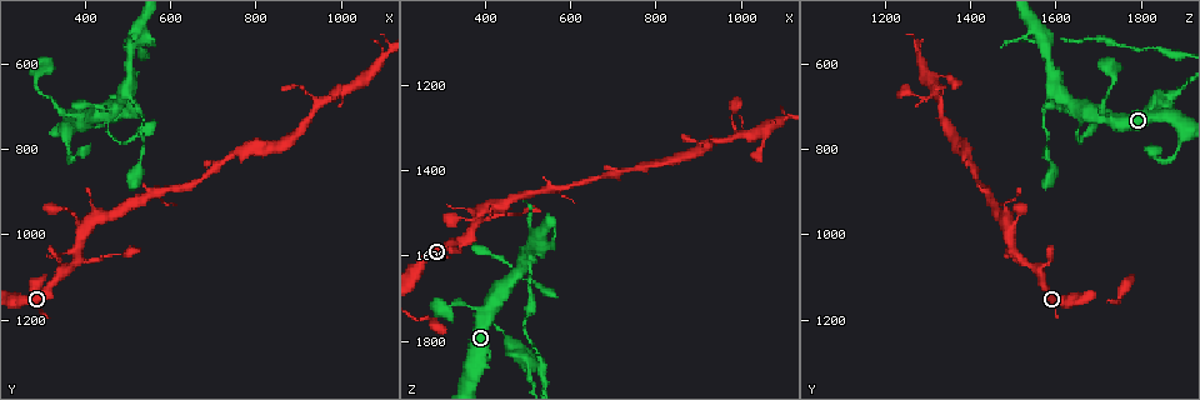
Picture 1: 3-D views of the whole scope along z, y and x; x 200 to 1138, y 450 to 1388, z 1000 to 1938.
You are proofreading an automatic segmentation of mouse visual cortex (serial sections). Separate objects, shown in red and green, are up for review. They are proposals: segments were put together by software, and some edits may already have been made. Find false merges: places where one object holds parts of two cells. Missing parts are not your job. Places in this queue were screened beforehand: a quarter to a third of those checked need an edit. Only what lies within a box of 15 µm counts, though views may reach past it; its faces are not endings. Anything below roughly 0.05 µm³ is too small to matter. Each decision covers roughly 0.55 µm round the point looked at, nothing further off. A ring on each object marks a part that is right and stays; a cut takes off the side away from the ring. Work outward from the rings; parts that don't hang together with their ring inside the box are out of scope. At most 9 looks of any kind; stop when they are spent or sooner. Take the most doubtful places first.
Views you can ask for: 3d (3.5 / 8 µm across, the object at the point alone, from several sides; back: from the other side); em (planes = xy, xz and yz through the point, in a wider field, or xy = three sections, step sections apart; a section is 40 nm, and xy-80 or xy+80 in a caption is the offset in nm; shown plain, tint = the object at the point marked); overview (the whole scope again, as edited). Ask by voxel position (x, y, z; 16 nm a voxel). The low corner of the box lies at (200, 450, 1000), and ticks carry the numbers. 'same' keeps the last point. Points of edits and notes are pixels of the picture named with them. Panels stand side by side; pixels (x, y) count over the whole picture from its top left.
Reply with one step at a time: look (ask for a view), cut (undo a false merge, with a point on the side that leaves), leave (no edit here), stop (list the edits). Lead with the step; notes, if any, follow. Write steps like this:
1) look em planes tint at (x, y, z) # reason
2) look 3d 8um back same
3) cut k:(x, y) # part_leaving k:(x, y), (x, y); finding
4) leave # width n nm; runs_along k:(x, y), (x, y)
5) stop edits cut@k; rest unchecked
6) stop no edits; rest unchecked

look 3d 3.5um at (390, 725, 1730) # sudden change in width

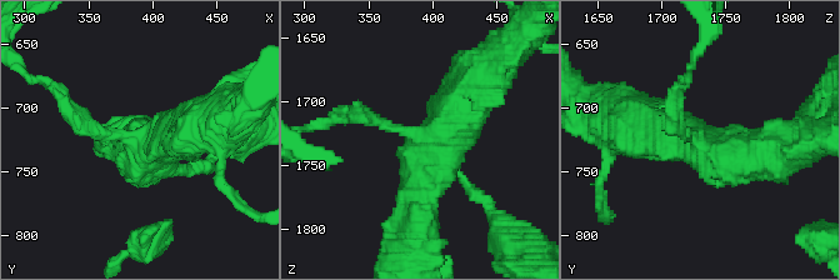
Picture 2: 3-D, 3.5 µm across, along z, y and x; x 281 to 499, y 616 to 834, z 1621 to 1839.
look em planes tint at (390, 726, 1726) # arms 4; arm_widths 150, 200, 500, 600 nm; shape alone is not enough

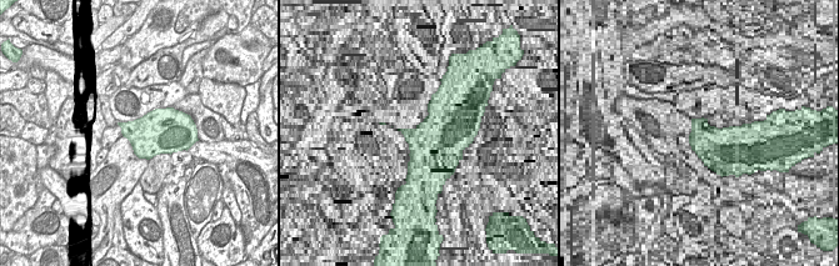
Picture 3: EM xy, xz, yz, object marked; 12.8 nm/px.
look em xy step 5 tint same

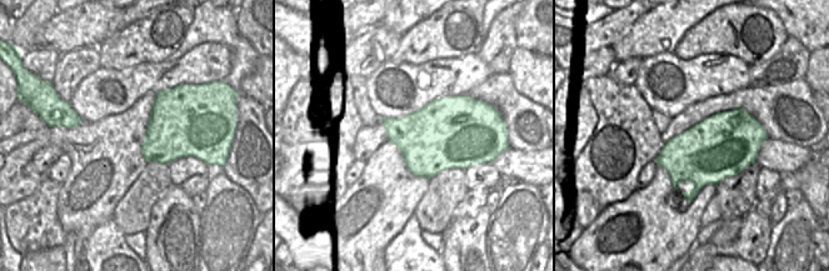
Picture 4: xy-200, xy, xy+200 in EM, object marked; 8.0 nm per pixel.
leave # width 550 nm; runs_along 2:(416, 209), (435, 150), (351, 113); continuous, no second cell

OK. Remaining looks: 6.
look em xy step 3 tint at (490, 675, 1595) # thick turns thin

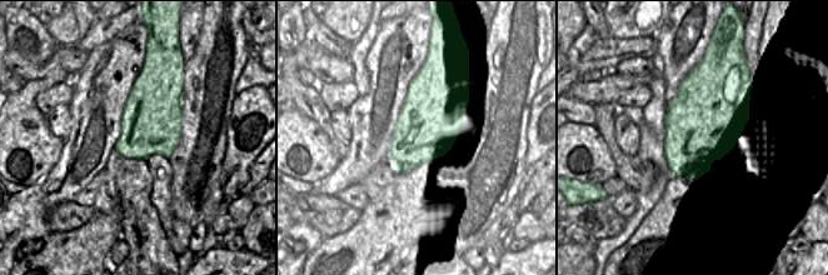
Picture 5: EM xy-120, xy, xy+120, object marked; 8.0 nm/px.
look 3d 3.5um same # wider look

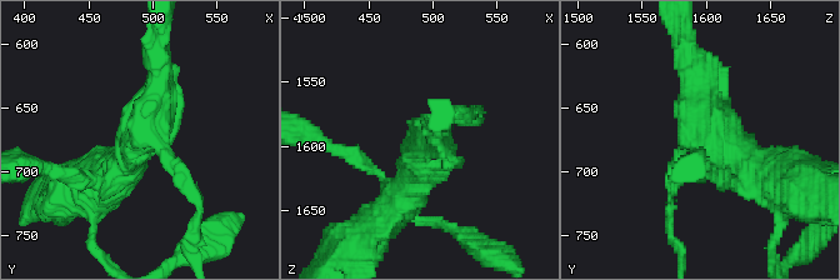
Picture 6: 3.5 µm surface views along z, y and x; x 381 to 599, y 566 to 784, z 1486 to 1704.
leave # runs_along 6:(761, 173), (698, 134), (685, 53); all the same cell

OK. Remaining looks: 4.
look 3d 3.5um at (990, 665, 1315) # side arm on a straight run

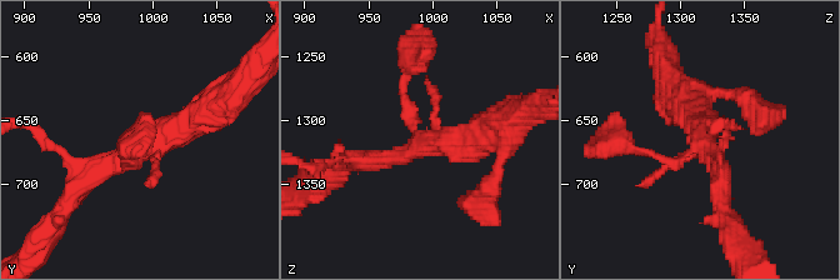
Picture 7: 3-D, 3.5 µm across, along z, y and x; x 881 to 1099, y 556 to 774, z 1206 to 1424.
look em planes tint at (990, 670, 1318) # need the tissue

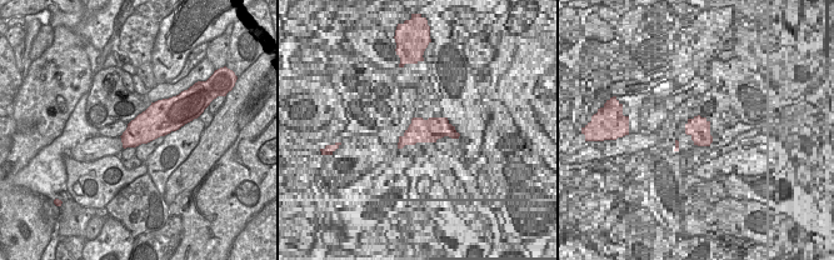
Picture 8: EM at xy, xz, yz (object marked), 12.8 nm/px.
leave # runs_along 7:(71, 193), (94, 170), (213, 108); all the same cell

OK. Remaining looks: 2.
look 3d 3.5um at (1085, 600, 1290) # sudden change in width

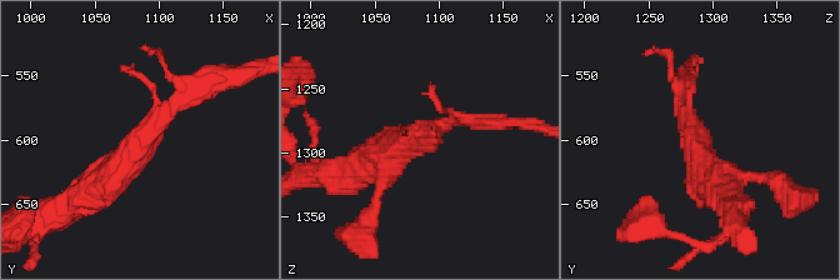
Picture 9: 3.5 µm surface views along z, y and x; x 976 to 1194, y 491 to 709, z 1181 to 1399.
look em planes tint at (1084, 596, 1288)

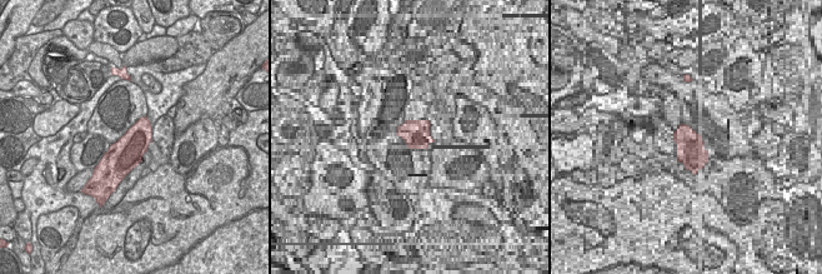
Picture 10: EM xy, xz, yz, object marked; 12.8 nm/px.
leave # runs_along 9:(88, 195), (173, 106), (173, 73); all the same cell

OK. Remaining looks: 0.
stop no edits; rest unchecked

